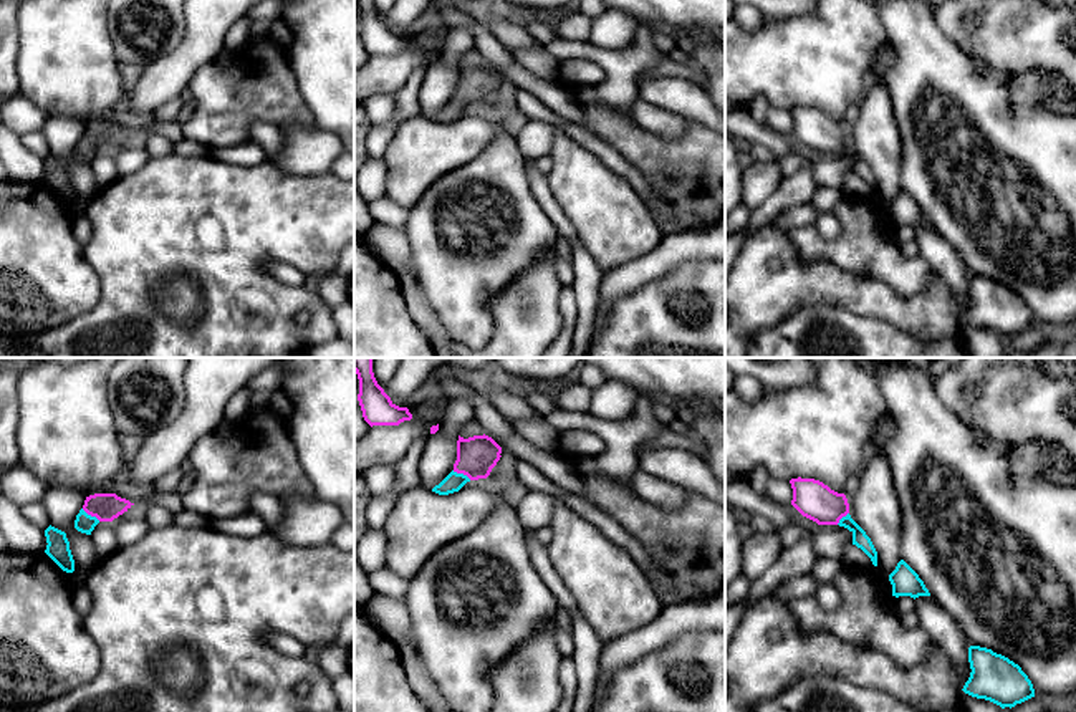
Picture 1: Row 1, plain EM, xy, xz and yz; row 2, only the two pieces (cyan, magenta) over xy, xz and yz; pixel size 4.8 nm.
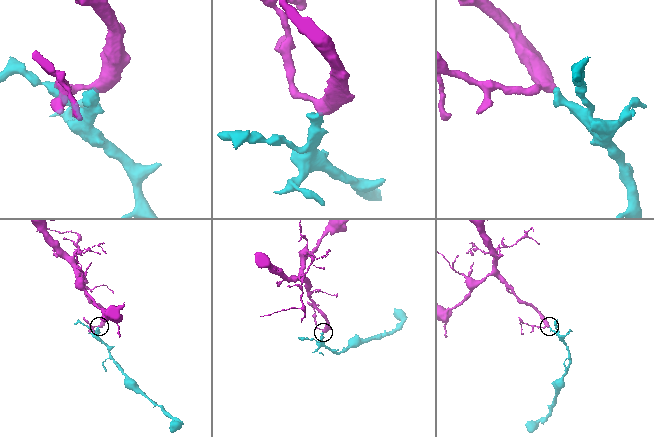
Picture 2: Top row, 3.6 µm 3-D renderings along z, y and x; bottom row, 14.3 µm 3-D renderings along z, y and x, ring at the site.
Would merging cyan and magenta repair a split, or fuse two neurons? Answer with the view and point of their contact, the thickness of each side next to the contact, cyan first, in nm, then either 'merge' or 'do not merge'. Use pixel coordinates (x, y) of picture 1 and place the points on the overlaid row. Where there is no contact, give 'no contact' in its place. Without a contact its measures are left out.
meets cyan in xy at (90, 515); 90 nm thick on the cyan side, 140 nm on the other; merge

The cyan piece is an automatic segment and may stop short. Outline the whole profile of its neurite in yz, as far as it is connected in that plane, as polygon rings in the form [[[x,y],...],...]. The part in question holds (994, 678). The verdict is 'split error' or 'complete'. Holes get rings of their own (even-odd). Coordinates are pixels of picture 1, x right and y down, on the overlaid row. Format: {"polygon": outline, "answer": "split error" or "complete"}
{"polygon": [[[968,647],[970,677],[963,686],[963,692],[990,700],[1002,709],[1015,707],[1031,697],[1035,689],[1028,676],[1018,664],[992,649]]], "answer": "complete"}

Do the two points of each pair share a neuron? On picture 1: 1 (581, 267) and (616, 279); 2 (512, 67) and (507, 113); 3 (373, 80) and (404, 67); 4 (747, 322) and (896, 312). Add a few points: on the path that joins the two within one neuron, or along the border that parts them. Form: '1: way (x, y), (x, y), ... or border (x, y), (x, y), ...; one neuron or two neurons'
1: border (605, 274), (595, 312); two neurons
2: border (502, 85), (509, 91); two neurons
3: way (381, 75), (396, 68); one neuron
4: way (783, 290), (853, 290), (859, 293); one neuron

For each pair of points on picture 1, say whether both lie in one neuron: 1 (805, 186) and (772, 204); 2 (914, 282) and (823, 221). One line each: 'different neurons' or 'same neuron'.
1: same neuron
2: different neurons

